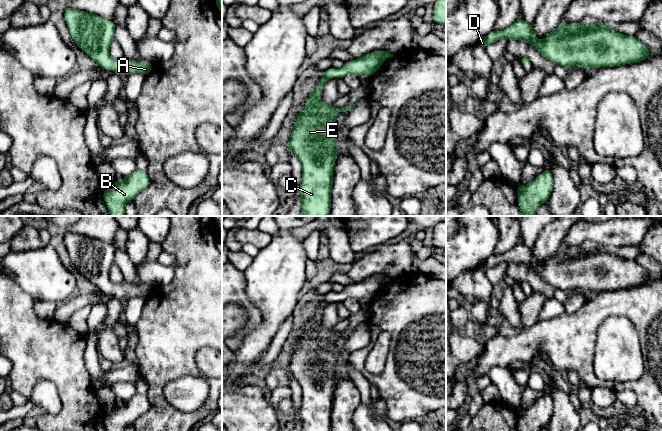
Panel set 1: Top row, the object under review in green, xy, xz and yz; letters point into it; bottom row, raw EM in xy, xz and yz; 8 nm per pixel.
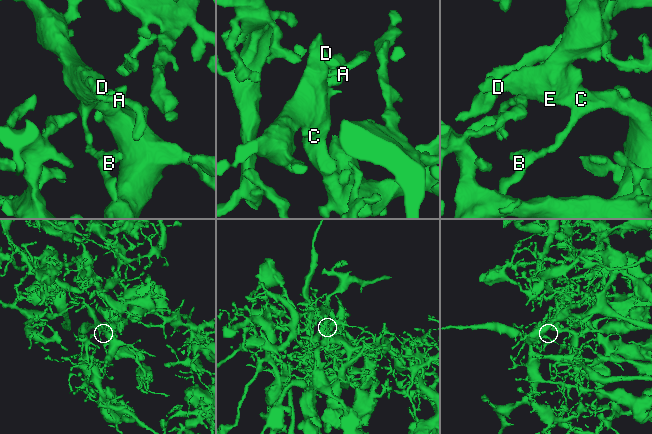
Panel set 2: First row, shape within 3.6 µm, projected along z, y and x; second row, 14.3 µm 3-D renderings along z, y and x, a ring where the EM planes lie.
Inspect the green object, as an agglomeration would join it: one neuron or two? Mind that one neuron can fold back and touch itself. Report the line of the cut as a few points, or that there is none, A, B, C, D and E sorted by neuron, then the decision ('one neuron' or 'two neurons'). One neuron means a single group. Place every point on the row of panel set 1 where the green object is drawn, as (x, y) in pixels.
cut none; groups A B C D E; one neuron

